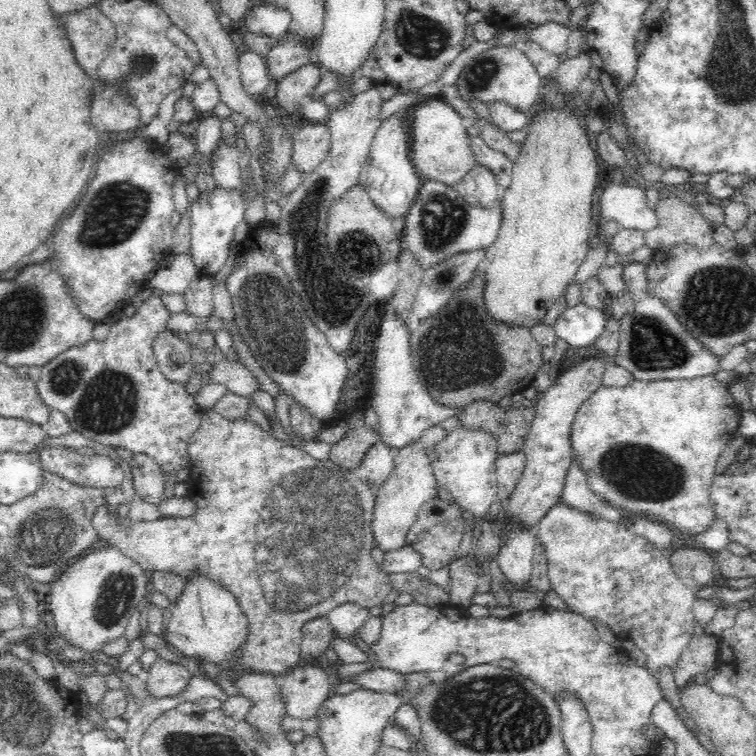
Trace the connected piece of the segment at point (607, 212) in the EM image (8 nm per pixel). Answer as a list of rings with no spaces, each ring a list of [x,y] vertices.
[[[624,176],[615,177],[615,179],[606,185],[599,200],[601,220],[613,220],[617,222],[622,229],[636,229],[643,233],[652,230],[658,226],[657,214],[648,207],[648,201],[643,186],[625,185]]]

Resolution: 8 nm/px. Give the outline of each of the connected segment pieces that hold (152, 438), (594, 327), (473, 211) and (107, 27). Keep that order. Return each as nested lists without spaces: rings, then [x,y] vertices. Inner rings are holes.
[[[150,296],[138,306],[138,312],[136,312],[132,318],[121,318],[118,322],[114,323],[111,327],[110,334],[104,342],[92,340],[90,342],[84,342],[84,344],[78,344],[78,346],[72,346],[72,348],[62,352],[57,358],[54,358],[42,367],[39,372],[38,381],[35,383],[44,404],[49,406],[52,411],[57,410],[64,414],[70,421],[71,428],[75,434],[83,435],[86,439],[94,442],[94,444],[97,443],[98,445],[115,449],[124,448],[124,450],[130,450],[130,452],[135,454],[145,454],[153,458],[164,472],[177,473],[178,470],[182,470],[184,466],[191,464],[190,457],[188,456],[189,439],[200,429],[204,409],[194,401],[194,397],[189,396],[184,384],[173,383],[171,380],[168,380],[158,367],[157,359],[155,358],[152,348],[152,342],[154,342],[161,333],[166,332],[170,316],[171,313],[161,300],[161,297]]]
[[[576,304],[566,308],[557,316],[551,326],[556,335],[566,341],[568,346],[582,348],[595,343],[608,326],[608,313],[602,309],[592,308],[586,304]]]
[[[422,179],[418,196],[404,221],[401,249],[408,249],[420,267],[427,269],[453,254],[487,249],[502,226],[502,199],[499,196],[490,207],[476,207],[468,205],[454,186]]]
[[[96,5],[60,16],[78,64],[94,78],[117,37],[115,24]]]

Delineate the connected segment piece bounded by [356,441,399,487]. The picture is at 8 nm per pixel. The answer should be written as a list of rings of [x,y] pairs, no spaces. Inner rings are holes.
[[[383,441],[368,448],[362,464],[356,469],[360,476],[377,487],[382,486],[394,470],[398,449],[387,446]]]

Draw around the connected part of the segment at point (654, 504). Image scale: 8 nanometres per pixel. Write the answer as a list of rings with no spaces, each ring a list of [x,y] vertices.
[[[714,375],[692,378],[692,380],[652,380],[652,382],[633,380],[628,386],[622,386],[622,388],[601,385],[580,406],[576,413],[570,436],[573,456],[575,456],[578,466],[587,474],[587,485],[591,492],[597,494],[601,500],[605,500],[607,504],[621,509],[625,514],[635,512],[635,514],[642,516],[646,516],[646,514],[656,515],[656,520],[660,520],[660,523],[668,527],[674,526],[674,528],[678,528],[685,536],[695,537],[699,532],[707,529],[712,524],[714,517],[716,517],[710,498],[710,488],[714,477],[717,475],[716,464],[718,464],[718,458],[720,458],[720,454],[724,452],[724,448],[737,432],[742,410],[740,406],[736,406],[728,384],[720,383]]]

